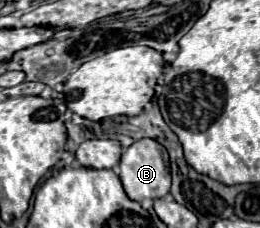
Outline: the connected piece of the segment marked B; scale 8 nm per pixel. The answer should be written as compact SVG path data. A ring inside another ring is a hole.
M155 139L135 141L119 163L119 179L129 199L161 199L171 189L171 173L167 167L167 151Z

